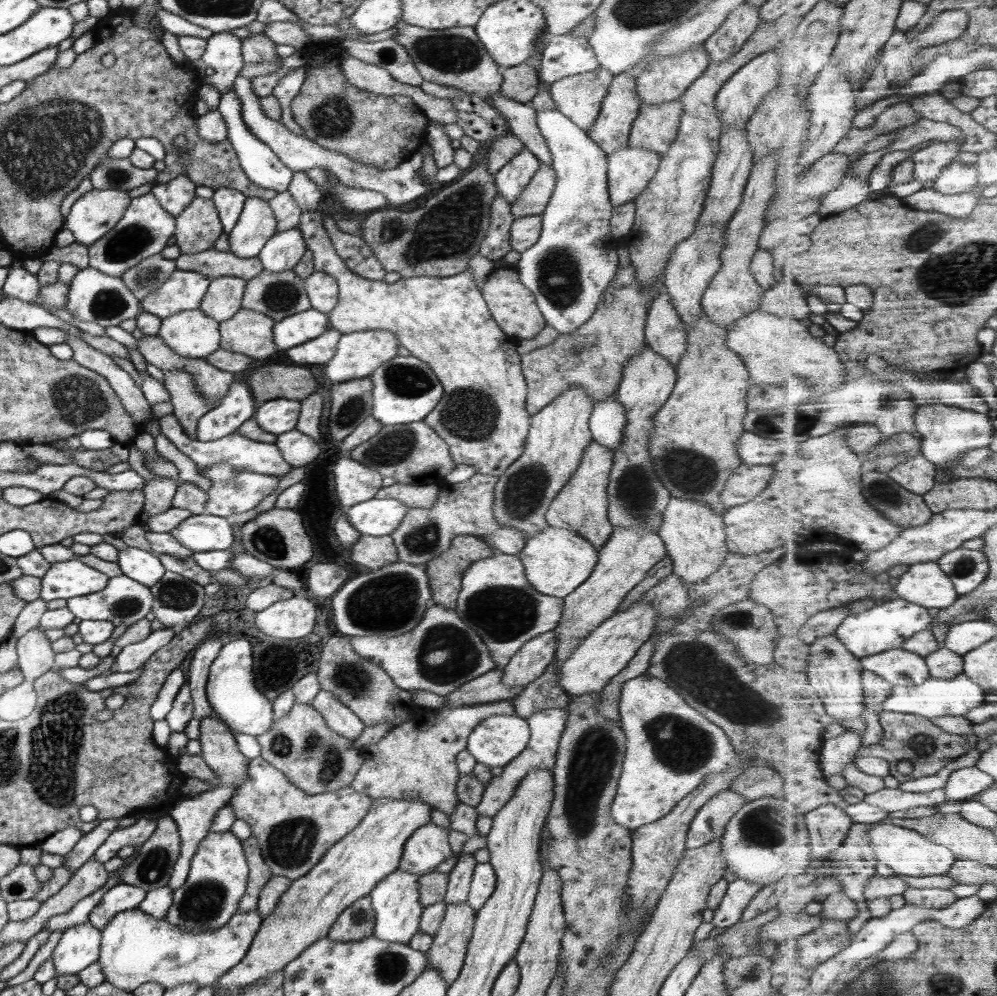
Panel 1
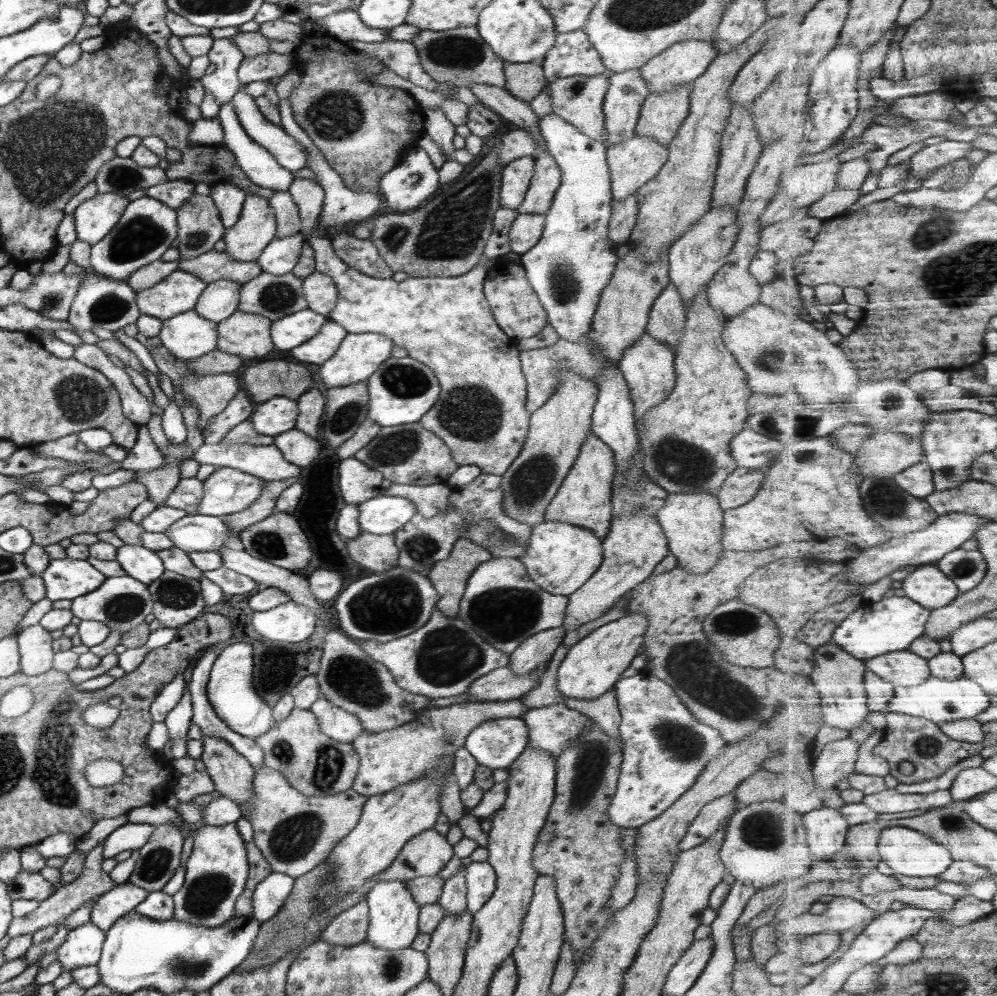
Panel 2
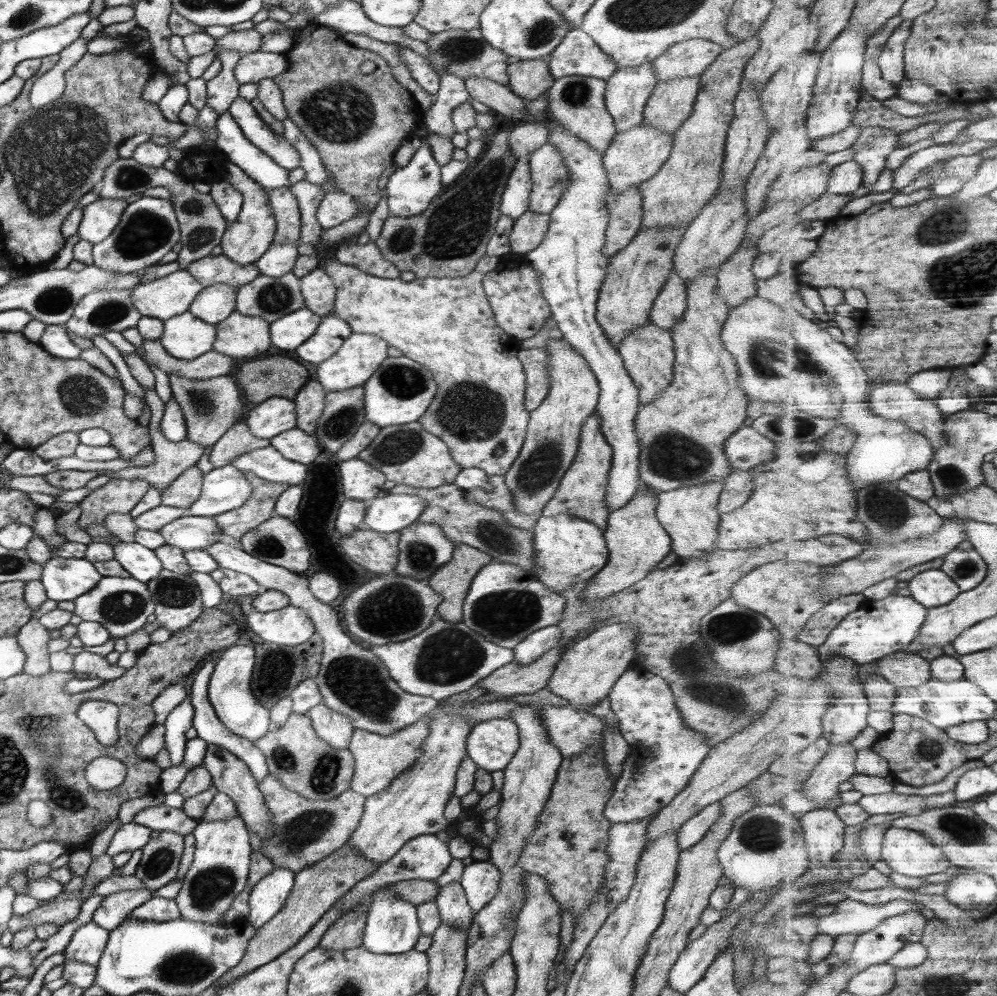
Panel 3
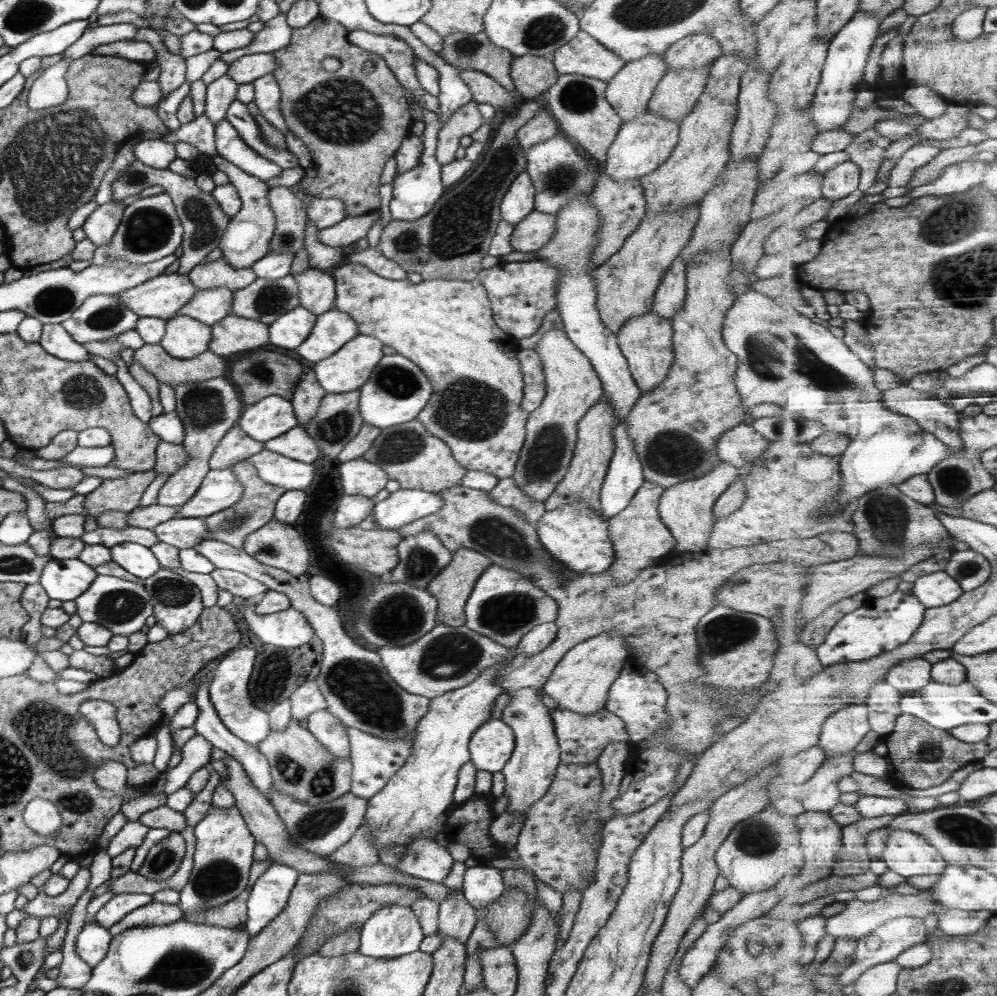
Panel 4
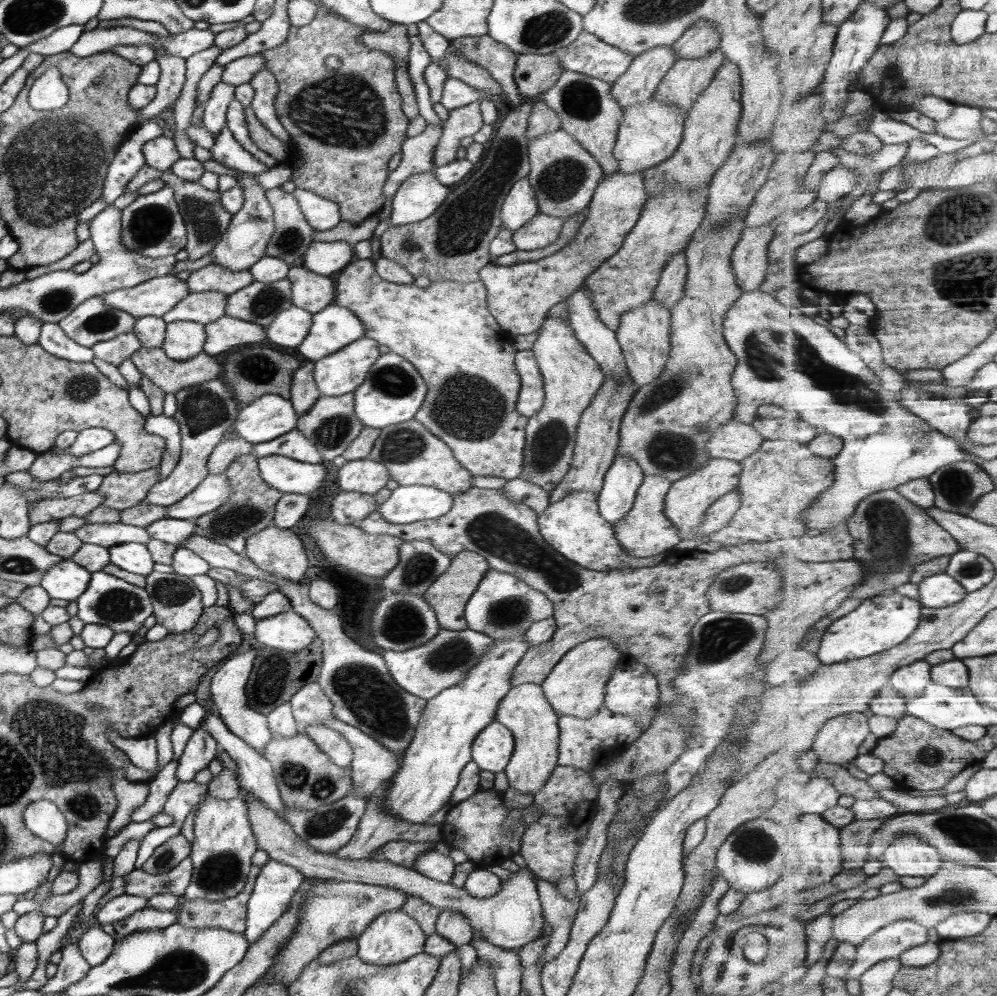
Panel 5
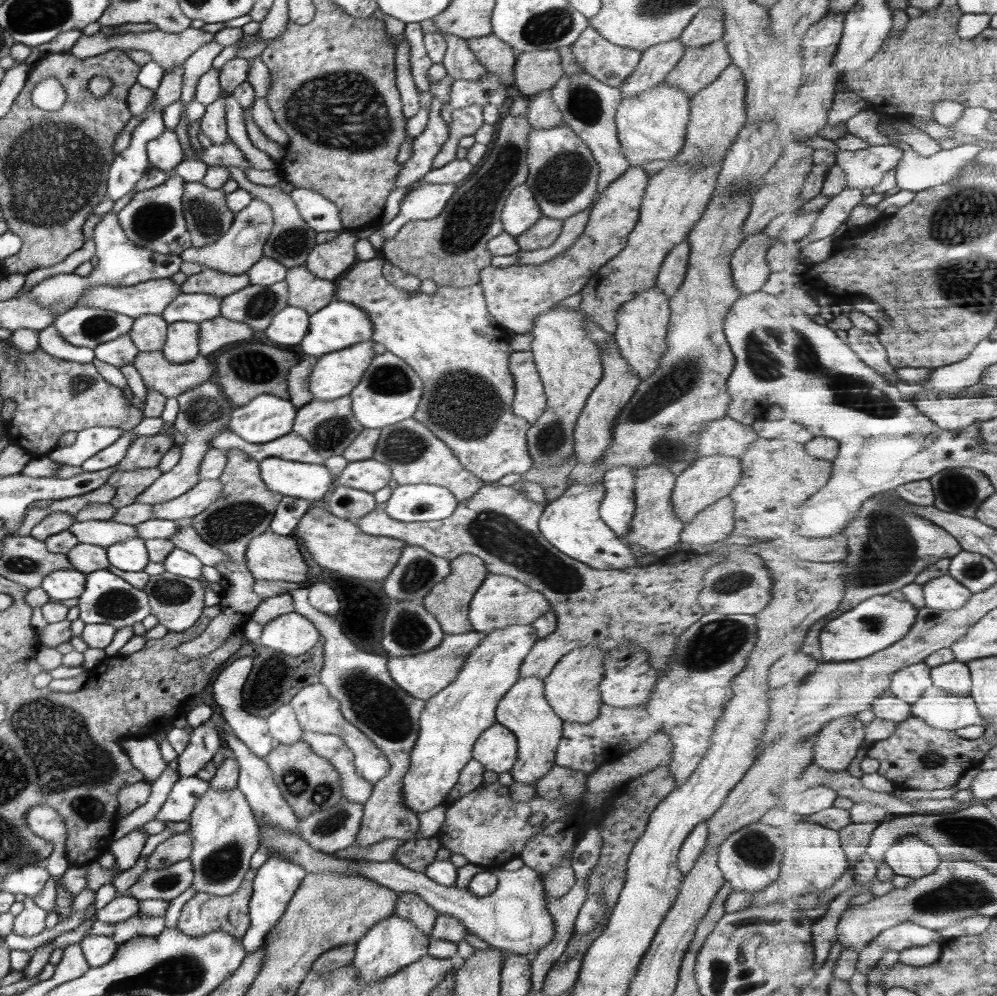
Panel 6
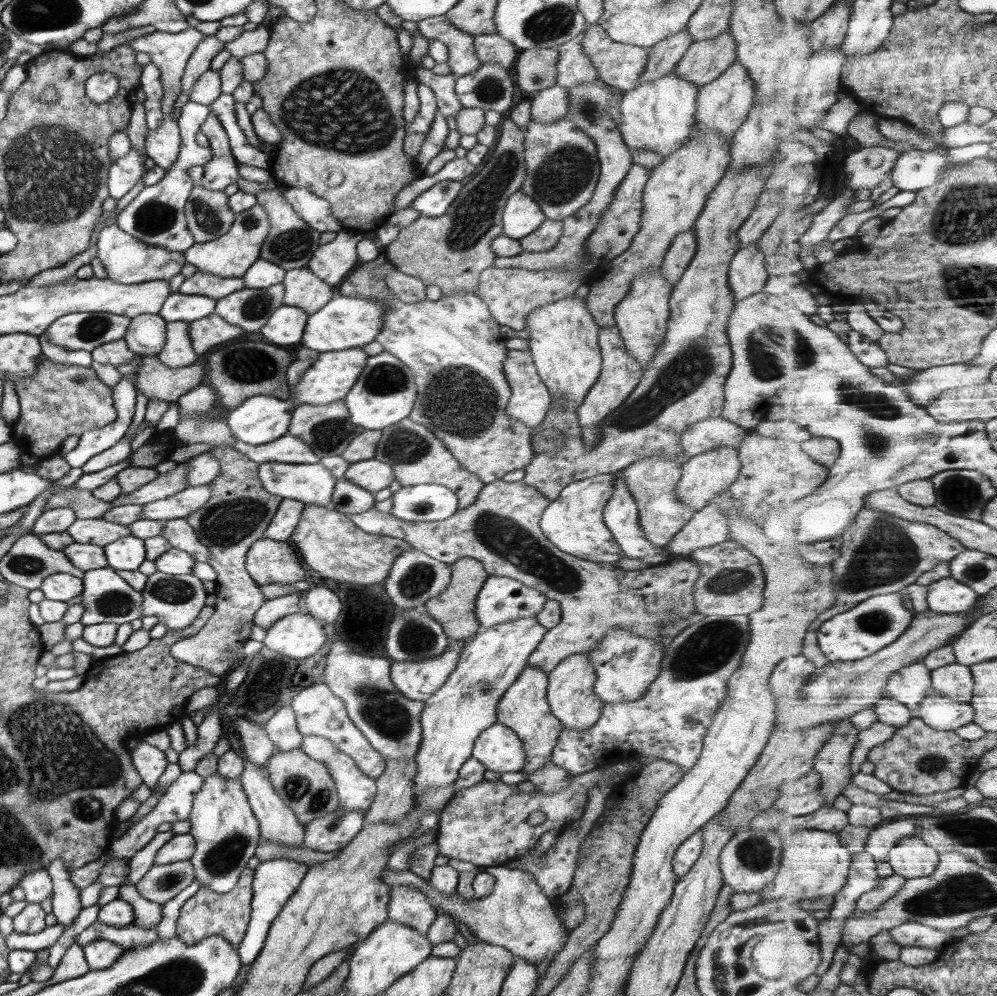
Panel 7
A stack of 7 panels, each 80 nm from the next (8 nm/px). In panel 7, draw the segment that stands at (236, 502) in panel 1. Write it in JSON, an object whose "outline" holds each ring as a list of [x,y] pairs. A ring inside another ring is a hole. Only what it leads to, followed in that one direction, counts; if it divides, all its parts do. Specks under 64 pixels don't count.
{"outline":[[[209,484],[189,486],[174,496],[144,504],[142,516],[144,519],[157,521],[186,518],[195,510],[202,508],[210,497]]]}

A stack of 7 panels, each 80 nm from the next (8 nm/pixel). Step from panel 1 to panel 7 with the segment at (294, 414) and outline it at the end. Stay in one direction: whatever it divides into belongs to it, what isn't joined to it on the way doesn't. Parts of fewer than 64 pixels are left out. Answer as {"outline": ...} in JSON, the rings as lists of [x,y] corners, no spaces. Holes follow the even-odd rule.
{"outline":[[[256,395],[233,408],[224,419],[236,440],[258,446],[288,433],[295,407],[290,400]]]}

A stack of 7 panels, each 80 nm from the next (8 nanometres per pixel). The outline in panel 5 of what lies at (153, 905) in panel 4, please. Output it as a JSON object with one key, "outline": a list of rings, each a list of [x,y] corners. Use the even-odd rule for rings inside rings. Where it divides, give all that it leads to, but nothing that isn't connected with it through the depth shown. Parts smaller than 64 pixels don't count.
{"outline":[[[144,907],[118,922],[99,926],[117,941],[136,931],[166,929],[176,922],[177,914],[173,910],[163,911],[154,907]]]}

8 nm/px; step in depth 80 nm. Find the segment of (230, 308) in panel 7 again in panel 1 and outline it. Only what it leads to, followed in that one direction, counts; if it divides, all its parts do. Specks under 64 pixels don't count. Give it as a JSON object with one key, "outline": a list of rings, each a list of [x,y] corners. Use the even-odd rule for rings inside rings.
{"outline":[[[293,269],[284,272],[263,270],[258,276],[247,281],[241,308],[261,312],[275,322],[286,318],[286,316],[304,312],[311,308],[311,302],[305,289],[305,279],[299,277]]]}

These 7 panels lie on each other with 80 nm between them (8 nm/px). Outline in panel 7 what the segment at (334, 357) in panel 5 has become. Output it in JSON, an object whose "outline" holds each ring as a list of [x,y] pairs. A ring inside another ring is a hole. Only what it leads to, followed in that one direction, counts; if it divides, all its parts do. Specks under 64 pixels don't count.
{"outline":[[[362,347],[320,352],[314,364],[299,378],[290,402],[318,406],[344,399],[364,370],[368,357]]]}

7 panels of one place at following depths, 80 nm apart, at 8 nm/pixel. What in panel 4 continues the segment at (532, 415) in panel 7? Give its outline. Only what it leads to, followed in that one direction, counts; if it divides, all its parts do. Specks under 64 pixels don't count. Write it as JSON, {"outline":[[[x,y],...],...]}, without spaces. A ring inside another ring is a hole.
{"outline":[[[519,349],[517,354],[523,381],[523,399],[521,407],[524,412],[530,414],[536,410],[545,397],[545,374],[542,359],[534,349]]]}

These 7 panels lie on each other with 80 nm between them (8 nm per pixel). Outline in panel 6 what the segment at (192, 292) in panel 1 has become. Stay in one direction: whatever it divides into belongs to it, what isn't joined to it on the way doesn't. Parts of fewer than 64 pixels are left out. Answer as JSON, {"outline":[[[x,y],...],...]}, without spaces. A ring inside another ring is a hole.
{"outline":[[[161,278],[139,282],[134,286],[91,286],[79,296],[79,299],[72,307],[86,305],[87,307],[99,308],[105,311],[112,311],[118,314],[131,316],[133,319],[139,316],[161,315],[166,308],[181,293],[181,286],[176,284],[171,278]]]}

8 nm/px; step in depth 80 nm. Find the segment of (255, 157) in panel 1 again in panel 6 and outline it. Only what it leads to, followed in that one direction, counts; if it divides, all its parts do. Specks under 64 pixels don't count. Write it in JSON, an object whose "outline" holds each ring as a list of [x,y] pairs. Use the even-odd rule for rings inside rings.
{"outline":[[[230,138],[226,139],[222,144],[210,145],[203,148],[200,156],[195,155],[194,149],[189,141],[189,148],[185,152],[184,160],[200,160],[207,165],[224,164],[225,166],[236,166],[243,171],[249,167],[249,162],[246,160],[244,153],[231,141]]]}

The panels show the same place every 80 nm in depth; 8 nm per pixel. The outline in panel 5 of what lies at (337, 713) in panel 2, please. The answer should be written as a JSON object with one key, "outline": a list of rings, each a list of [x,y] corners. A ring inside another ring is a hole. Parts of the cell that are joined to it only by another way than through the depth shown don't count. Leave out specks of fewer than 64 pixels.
{"outline":[[[322,723],[307,725],[301,728],[325,752],[334,764],[342,768],[350,767],[353,759],[353,750],[350,743],[333,728]]]}

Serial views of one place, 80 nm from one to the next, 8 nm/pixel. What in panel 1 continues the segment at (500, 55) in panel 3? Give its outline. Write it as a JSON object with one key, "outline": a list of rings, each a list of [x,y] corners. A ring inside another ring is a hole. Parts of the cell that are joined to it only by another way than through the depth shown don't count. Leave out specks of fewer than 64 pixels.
{"outline":[[[401,18],[394,27],[397,30],[395,42],[402,45],[410,54],[414,67],[418,69],[424,81],[460,89],[484,99],[500,91],[503,77],[499,66],[494,63],[494,59],[486,51],[474,27],[458,26],[430,30],[408,24]]]}

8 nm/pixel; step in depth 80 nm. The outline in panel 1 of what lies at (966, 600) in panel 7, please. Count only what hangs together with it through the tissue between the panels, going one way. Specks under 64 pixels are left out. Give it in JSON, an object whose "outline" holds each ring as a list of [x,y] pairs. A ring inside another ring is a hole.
{"outline":[[[939,562],[912,565],[894,587],[899,598],[920,604],[928,609],[946,610],[962,598],[953,578],[941,568]]]}

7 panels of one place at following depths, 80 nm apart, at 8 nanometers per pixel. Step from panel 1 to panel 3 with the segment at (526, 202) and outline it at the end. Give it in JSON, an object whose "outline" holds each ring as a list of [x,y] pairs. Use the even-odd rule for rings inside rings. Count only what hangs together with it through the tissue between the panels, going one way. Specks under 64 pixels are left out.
{"outline":[[[551,142],[543,144],[527,158],[533,185],[528,211],[549,215],[572,182],[568,167],[559,148]]]}

